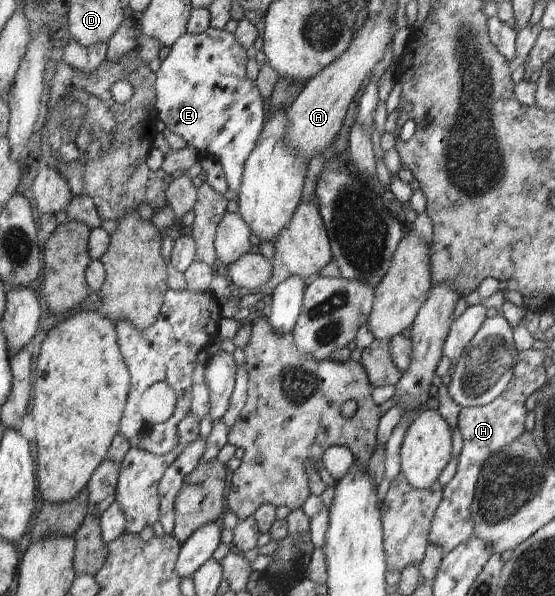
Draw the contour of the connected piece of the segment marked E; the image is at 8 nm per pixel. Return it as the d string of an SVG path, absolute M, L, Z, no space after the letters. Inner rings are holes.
M208 27L202 34L184 33L171 46L170 53L155 72L155 109L165 128L186 141L201 157L214 156L222 165L229 190L238 192L246 159L258 140L264 119L263 96L257 82L246 75L246 49L235 39L234 34Z

